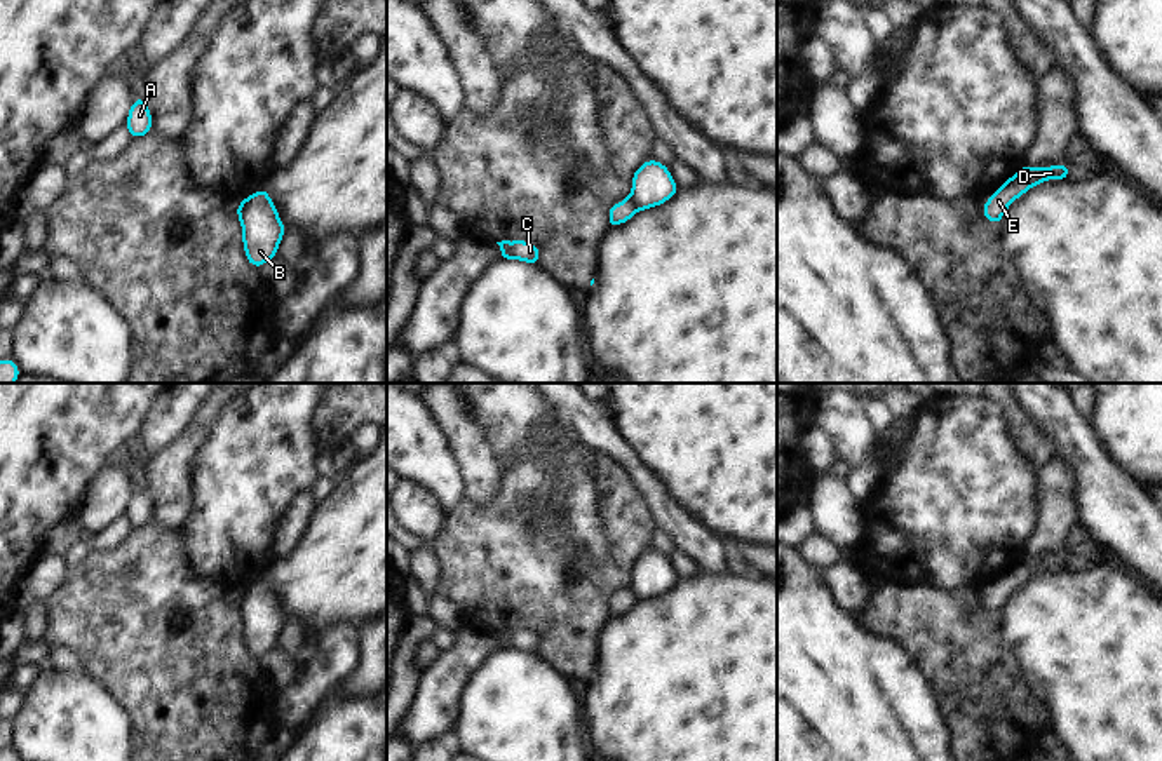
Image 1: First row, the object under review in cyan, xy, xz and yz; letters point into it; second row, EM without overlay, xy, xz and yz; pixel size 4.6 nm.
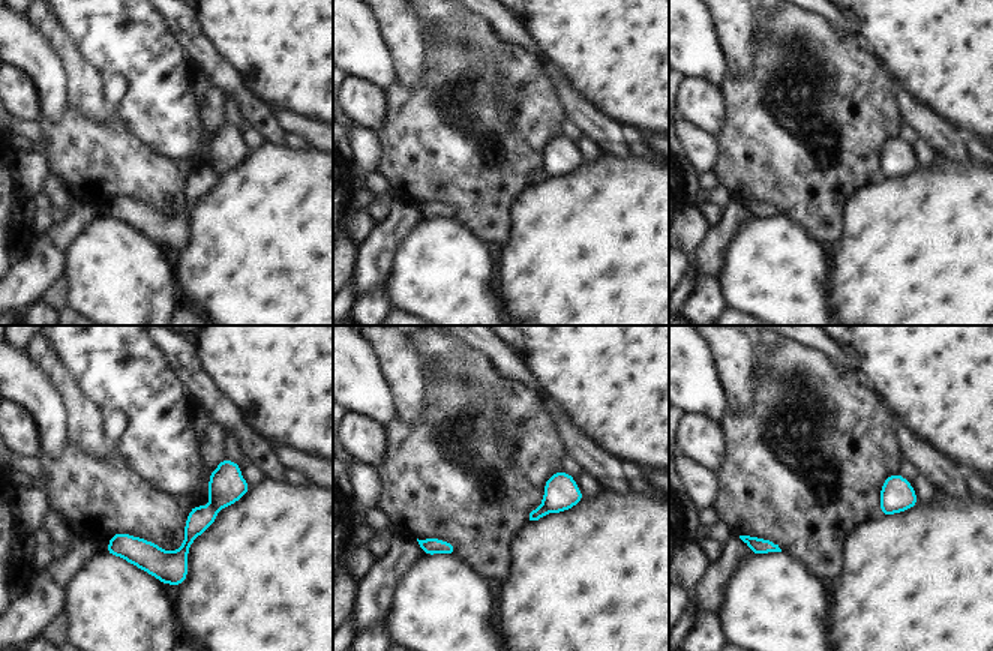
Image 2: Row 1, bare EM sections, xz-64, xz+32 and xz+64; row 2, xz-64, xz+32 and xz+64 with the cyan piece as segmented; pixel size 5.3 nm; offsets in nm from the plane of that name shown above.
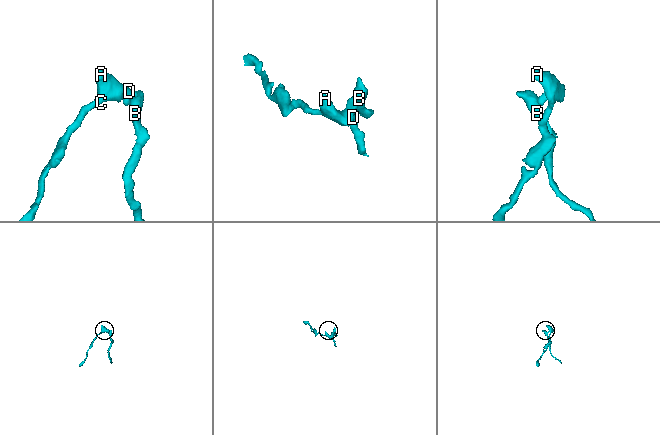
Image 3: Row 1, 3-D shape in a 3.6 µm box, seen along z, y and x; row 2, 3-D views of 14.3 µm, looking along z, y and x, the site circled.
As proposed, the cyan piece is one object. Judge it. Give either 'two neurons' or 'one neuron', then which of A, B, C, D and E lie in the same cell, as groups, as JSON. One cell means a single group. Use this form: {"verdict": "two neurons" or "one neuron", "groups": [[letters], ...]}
{"verdict": "two neurons", "groups": [["A", "C", "D", "E"], ["B"]]}

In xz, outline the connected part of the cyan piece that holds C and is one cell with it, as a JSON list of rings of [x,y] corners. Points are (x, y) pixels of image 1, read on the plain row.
[[[502,630],[497,632],[500,636],[500,646],[502,650],[521,650],[524,653],[540,653],[540,641],[535,636],[535,632],[526,630]]]

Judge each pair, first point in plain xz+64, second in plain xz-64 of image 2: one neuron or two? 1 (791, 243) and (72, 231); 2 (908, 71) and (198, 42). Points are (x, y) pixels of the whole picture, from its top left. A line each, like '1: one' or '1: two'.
1: two
2: two

